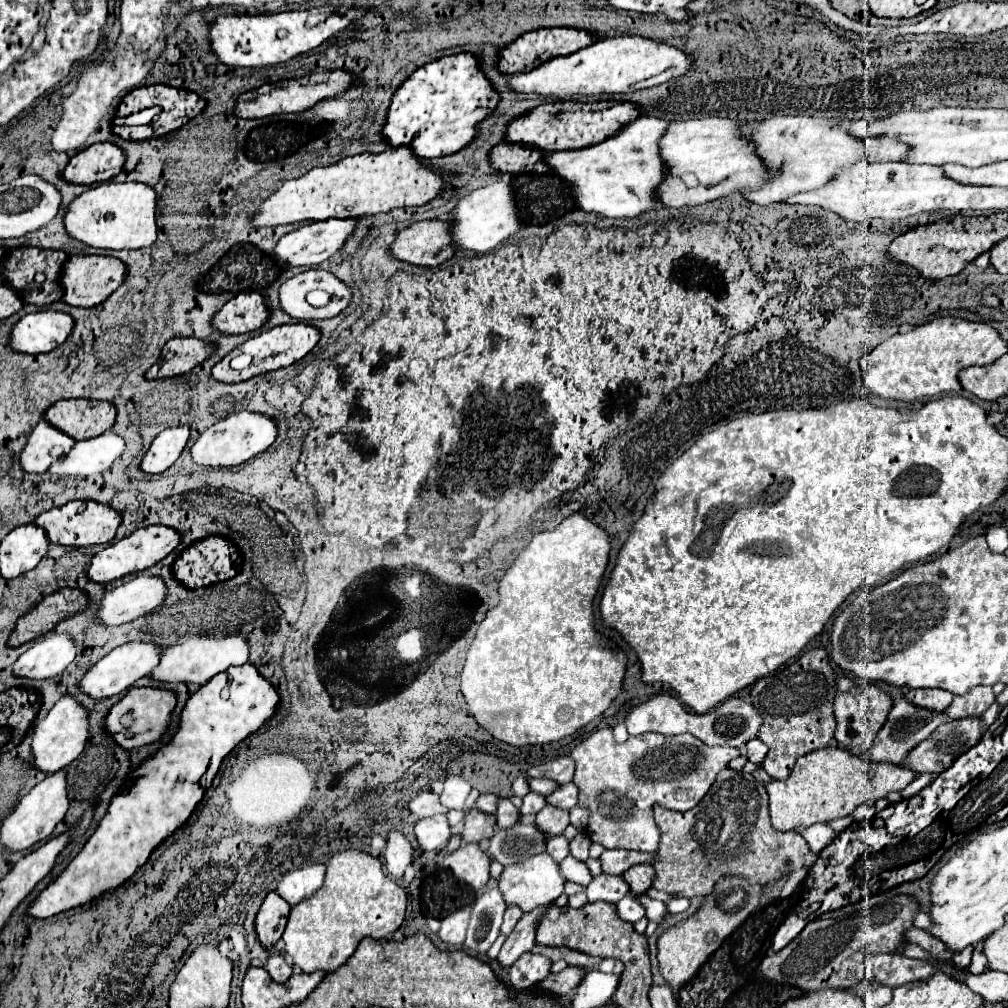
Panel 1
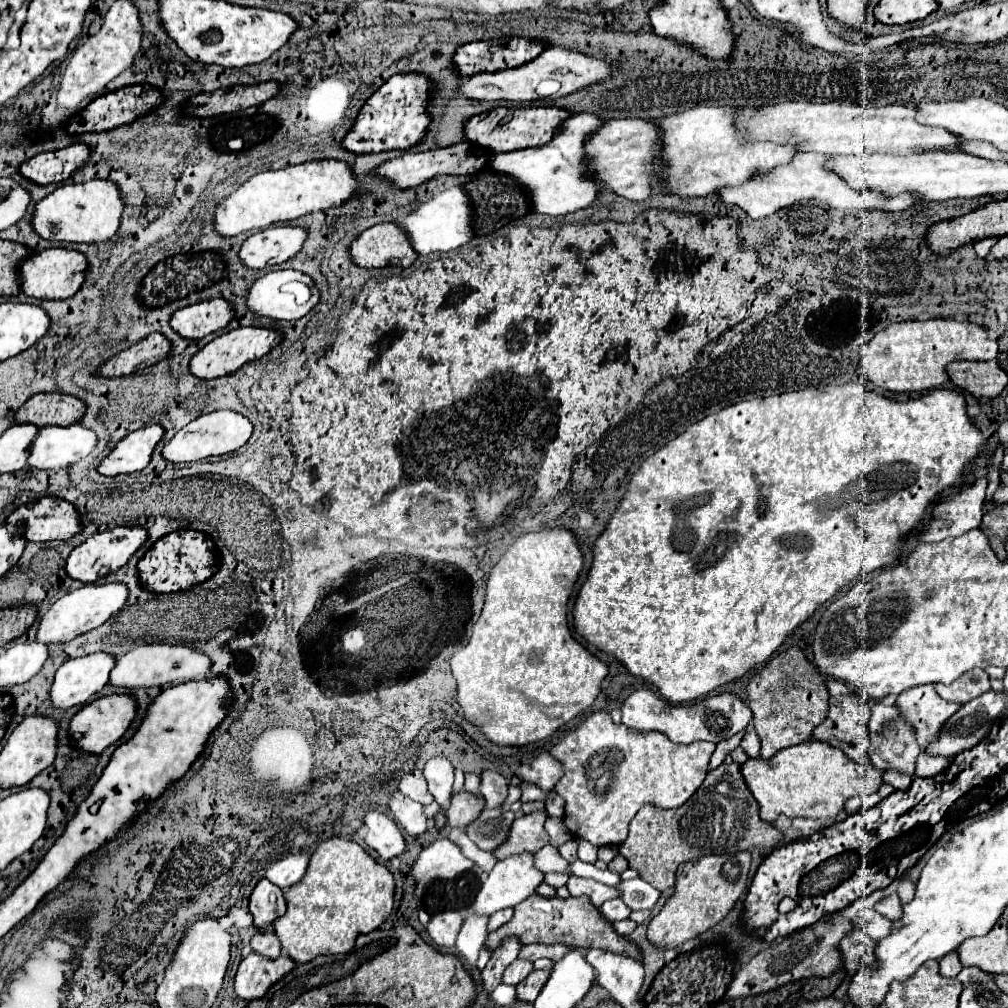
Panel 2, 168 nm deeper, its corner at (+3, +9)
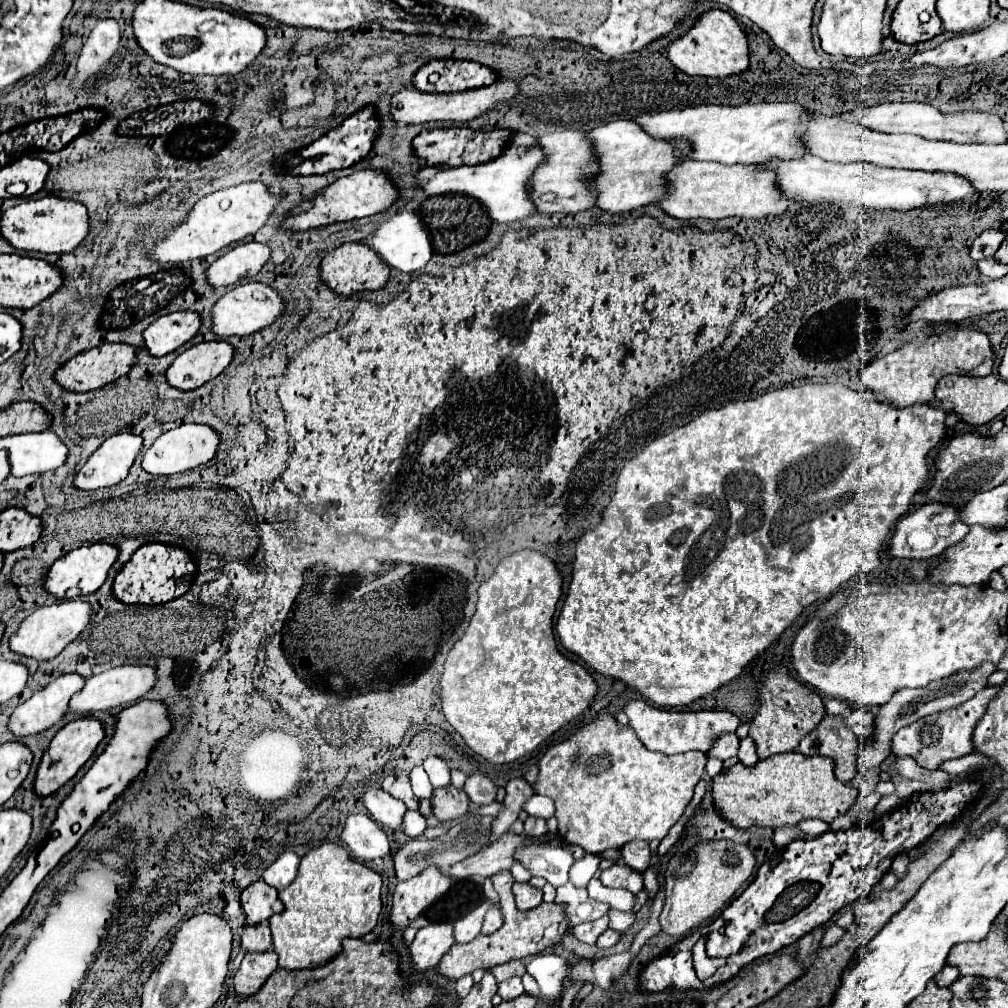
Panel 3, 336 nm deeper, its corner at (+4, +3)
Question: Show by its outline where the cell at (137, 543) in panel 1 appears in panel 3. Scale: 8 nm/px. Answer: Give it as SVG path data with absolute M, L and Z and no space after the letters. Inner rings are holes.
M108 543L84 545L84 547L78 547L70 553L66 553L58 561L54 561L52 567L48 569L46 581L44 581L46 593L52 595L54 599L60 599L60 601L94 593L104 583L104 579L108 575L108 569L116 561L116 553L118 553L118 549L114 545L108 545Z

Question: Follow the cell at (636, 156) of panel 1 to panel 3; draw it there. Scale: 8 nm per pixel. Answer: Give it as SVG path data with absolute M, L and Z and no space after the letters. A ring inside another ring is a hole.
M510 139L508 145L504 147L504 153L500 153L500 157L472 167L440 169L430 181L420 183L420 189L426 197L448 195L448 193L476 197L476 201L484 205L484 211L488 211L488 217L492 221L518 221L528 215L536 215L536 209L526 195L526 181L542 163L542 159L544 153L540 153L536 139Z

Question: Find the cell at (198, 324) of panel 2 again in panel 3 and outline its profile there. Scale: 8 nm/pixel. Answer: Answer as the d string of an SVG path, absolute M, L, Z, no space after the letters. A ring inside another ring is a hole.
M176 311L164 317L158 317L152 325L142 331L144 349L152 357L162 357L172 353L186 341L190 341L200 327L200 317L192 311Z

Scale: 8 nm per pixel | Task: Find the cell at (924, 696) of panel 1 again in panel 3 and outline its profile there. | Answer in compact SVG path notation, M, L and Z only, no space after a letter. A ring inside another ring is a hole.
M986 685L976 697L966 701L964 705L958 705L954 709L934 713L928 717L922 717L920 721L900 729L900 733L894 735L892 741L892 753L896 757L912 757L920 767L924 769L938 769L948 759L958 759L974 751L972 747L972 729L980 717L984 717L984 709L988 707L988 701L996 697L996 691L1000 691L1000 685Z

